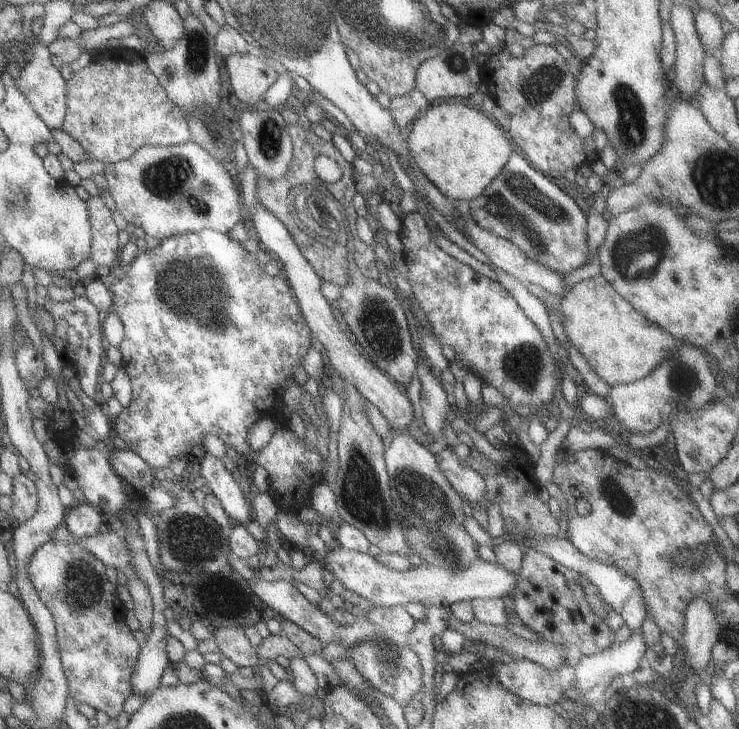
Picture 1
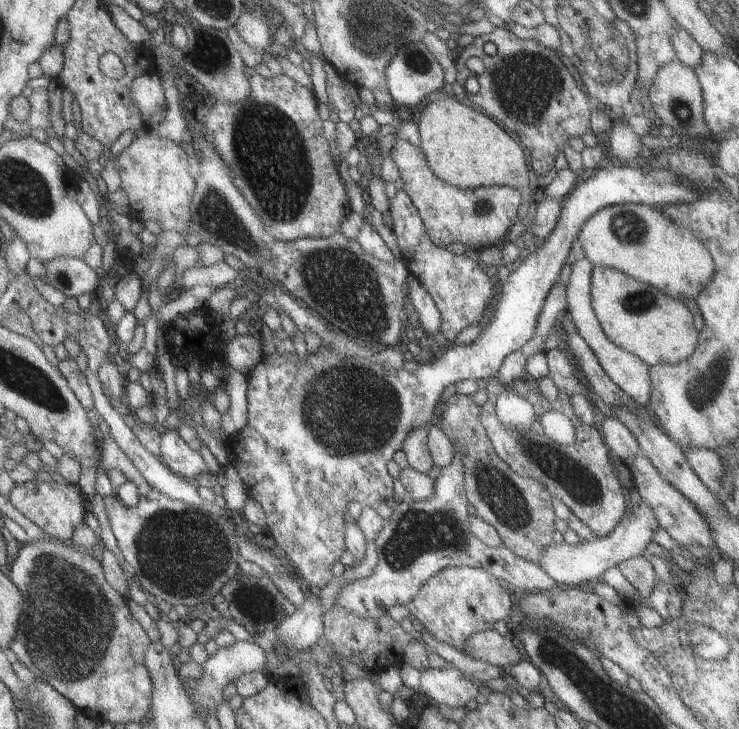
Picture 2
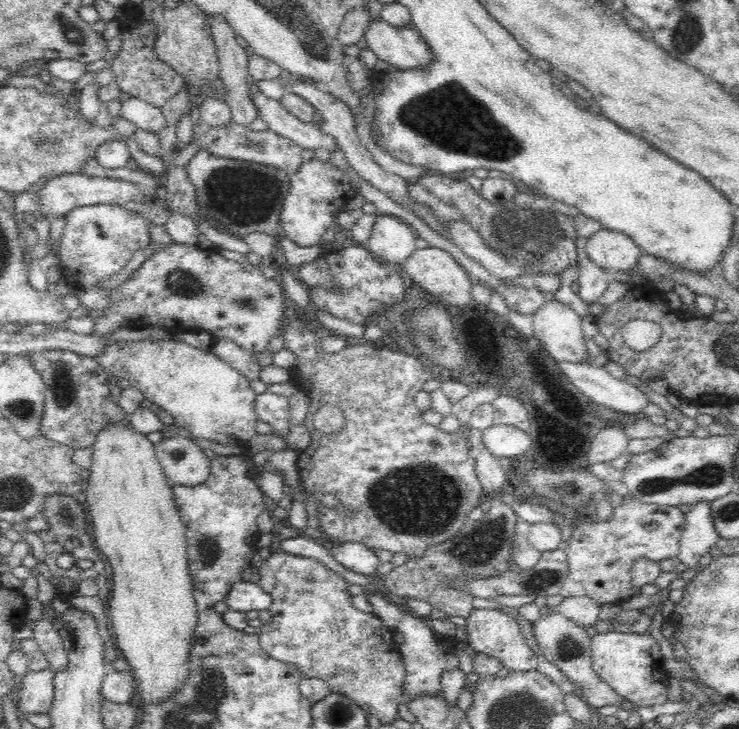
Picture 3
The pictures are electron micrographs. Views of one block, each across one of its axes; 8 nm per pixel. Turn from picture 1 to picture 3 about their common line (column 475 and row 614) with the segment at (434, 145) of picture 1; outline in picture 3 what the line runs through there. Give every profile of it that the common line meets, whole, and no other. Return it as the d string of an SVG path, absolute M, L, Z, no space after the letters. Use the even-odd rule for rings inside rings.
M129 418L118 420L118 422L106 422L106 426L96 434L96 440L92 444L92 462L90 466L90 477L85 481L85 488L82 500L87 508L88 518L92 523L92 534L95 539L95 546L105 557L107 564L113 569L114 591L112 599L108 601L110 606L110 620L112 630L116 634L116 645L122 656L126 656L127 664L130 664L130 673L135 678L136 684L142 690L142 698L146 701L157 701L170 696L178 686L184 684L187 673L187 652L191 645L191 634L197 621L197 608L192 594L192 581L189 573L187 559L187 535L184 523L181 521L175 503L173 487L170 486L163 472L161 463L156 455L155 445L150 442L148 436L131 426Z

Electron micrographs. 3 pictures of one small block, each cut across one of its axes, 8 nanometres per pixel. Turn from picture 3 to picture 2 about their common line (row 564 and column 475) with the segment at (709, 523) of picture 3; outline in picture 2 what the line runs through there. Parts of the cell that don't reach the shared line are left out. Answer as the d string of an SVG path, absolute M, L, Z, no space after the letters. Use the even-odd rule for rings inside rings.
M447 666L442 669L427 668L425 672L419 673L419 691L427 698L433 700L437 705L446 704L447 706L455 706L465 708L465 703L471 698L478 699L478 689L480 685L472 678L464 676L456 668Z

